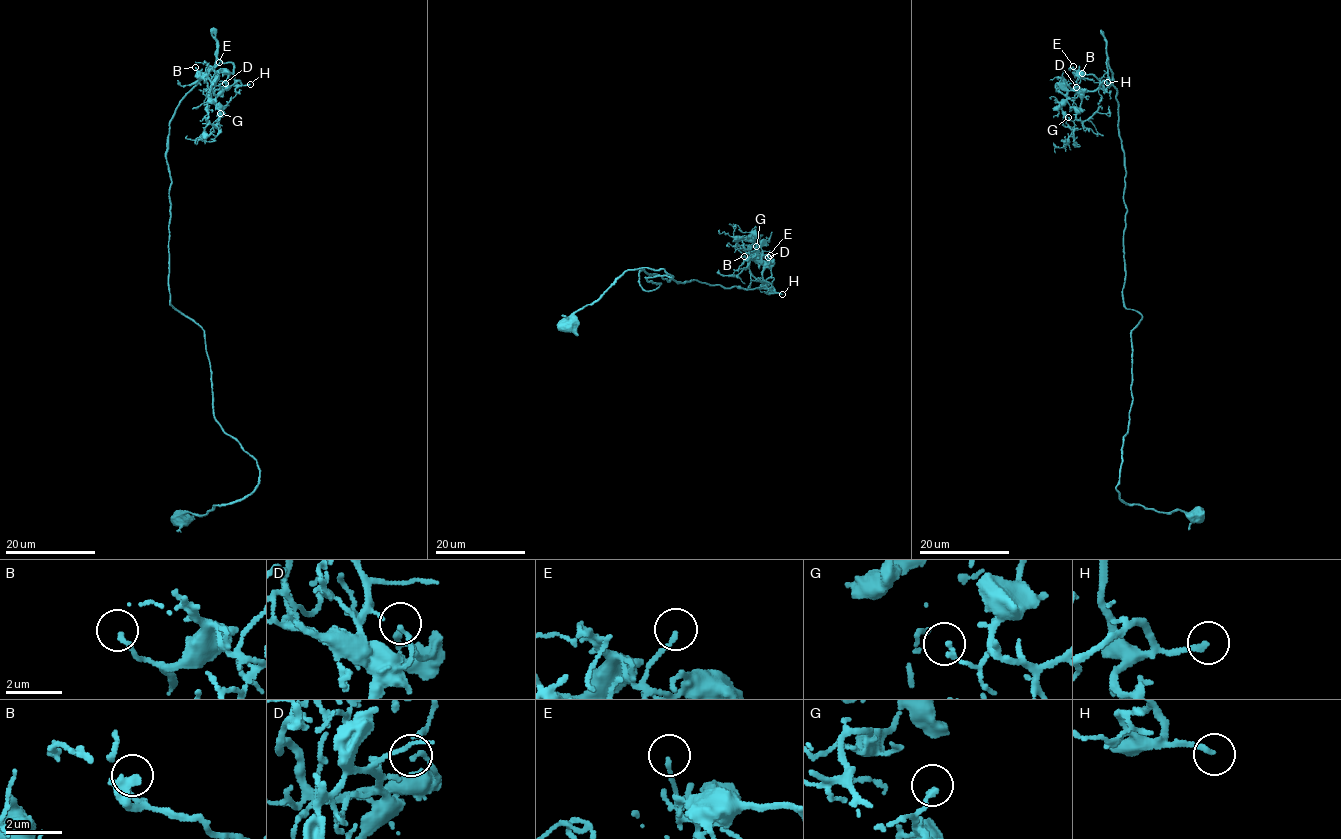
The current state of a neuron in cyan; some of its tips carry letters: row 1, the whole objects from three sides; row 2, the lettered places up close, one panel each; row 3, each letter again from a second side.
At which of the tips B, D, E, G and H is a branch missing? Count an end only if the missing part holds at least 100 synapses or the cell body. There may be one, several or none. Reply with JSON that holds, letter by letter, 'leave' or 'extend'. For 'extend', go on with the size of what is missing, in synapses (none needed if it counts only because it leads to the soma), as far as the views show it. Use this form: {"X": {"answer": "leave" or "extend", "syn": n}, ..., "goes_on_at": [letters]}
{"B": {"answer": "leave"}, "D": {"answer": "leave"}, "E": {"answer": "leave"}, "G": {"answer": "leave"}, "H": {"answer": "extend", "syn": 130}, "goes_on_at": ["H"]}

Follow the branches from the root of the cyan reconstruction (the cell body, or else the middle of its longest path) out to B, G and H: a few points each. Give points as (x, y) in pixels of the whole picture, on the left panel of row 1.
B: (182, 518), (259, 479), (215, 419), (204, 332), (170, 303), (169, 119), (217, 59), (240, 84), (195, 67)
G: (182, 518), (258, 483), (215, 419), (204, 332), (170, 303), (169, 119), (217, 59), (240, 84), (220, 113)
H: (182, 518), (241, 501), (259, 469), (215, 419), (204, 332), (170, 303), (169, 124), (217, 59), (250, 84)

